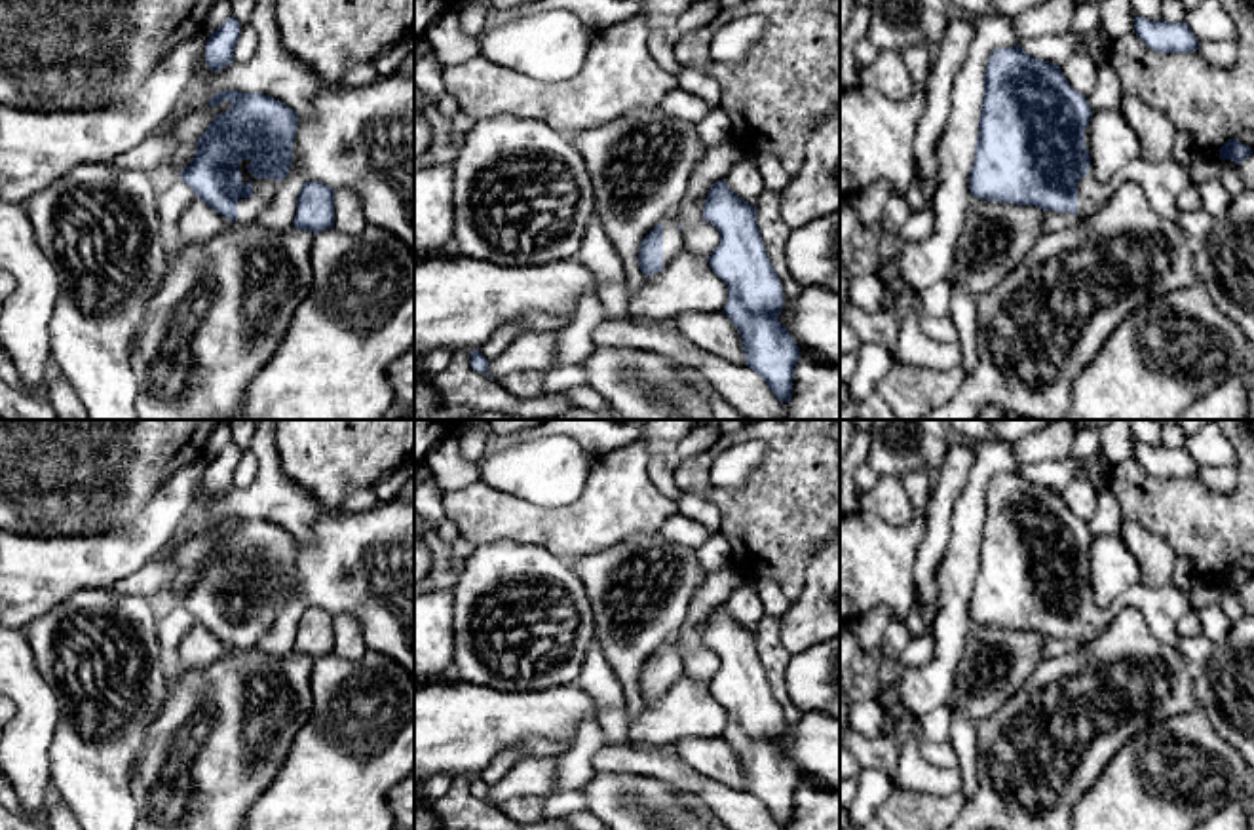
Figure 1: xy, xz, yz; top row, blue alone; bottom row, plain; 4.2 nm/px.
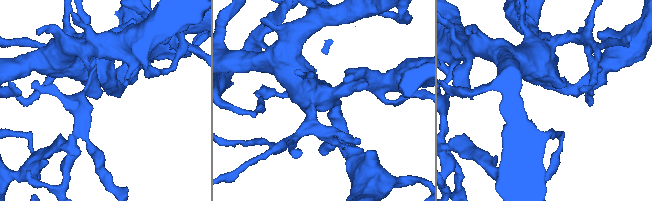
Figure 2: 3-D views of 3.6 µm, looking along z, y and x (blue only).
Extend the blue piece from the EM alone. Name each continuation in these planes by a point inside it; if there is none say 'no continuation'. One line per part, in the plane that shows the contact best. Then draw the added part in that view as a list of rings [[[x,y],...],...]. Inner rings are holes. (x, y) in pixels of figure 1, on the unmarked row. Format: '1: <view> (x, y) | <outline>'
1: xy (249, 635) | [[[251,585],[239,587],[241,610],[247,610],[249,606],[253,608],[253,621],[238,625],[236,648],[239,650],[256,648],[279,612],[279,606],[276,604],[255,604],[253,598],[247,594],[249,589]]]

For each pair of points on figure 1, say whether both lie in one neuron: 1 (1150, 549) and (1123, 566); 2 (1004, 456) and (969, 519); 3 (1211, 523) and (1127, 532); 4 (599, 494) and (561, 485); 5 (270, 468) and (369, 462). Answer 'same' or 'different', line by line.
1: different
2: same
3: different
4: different
5: different

